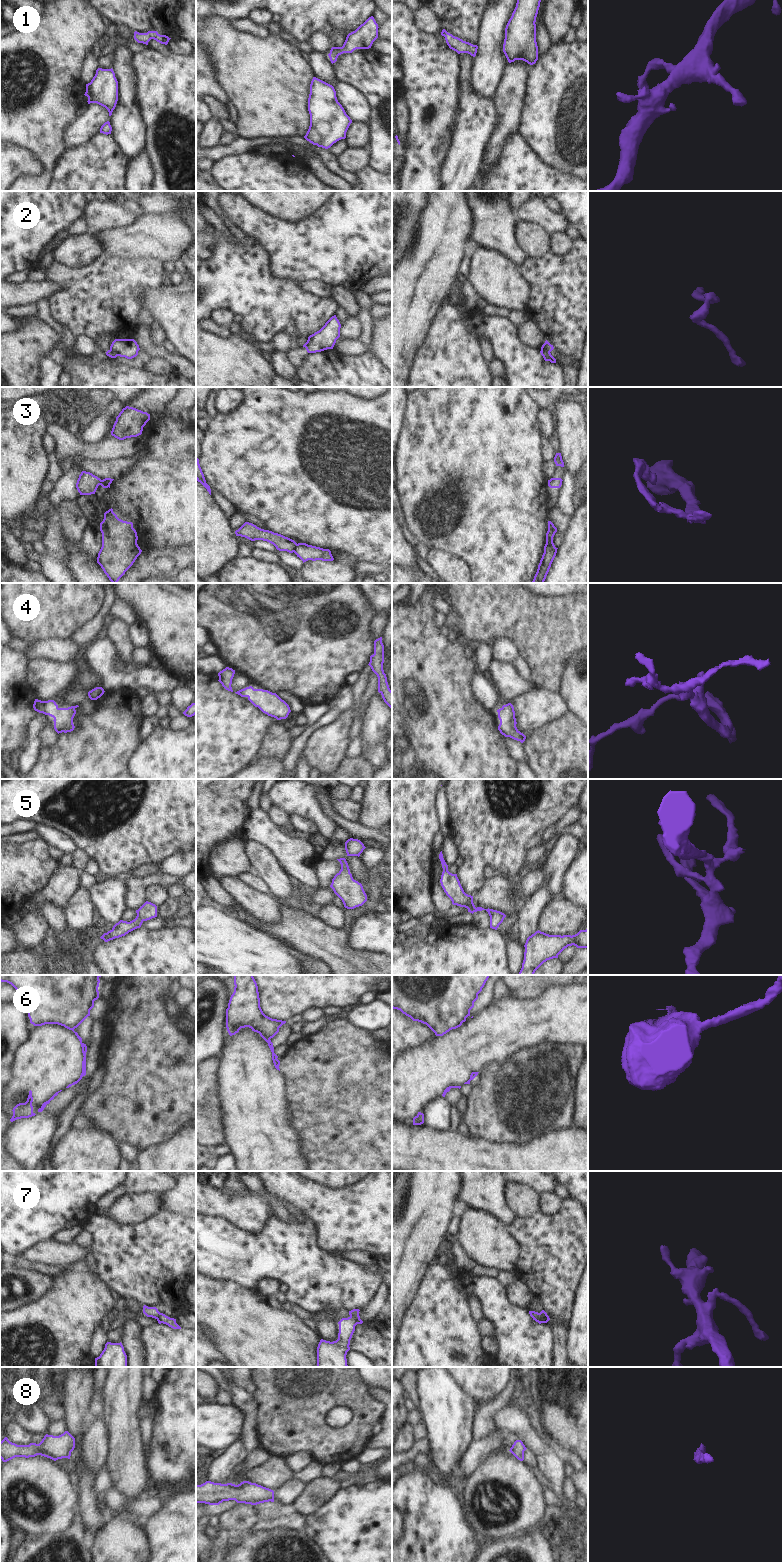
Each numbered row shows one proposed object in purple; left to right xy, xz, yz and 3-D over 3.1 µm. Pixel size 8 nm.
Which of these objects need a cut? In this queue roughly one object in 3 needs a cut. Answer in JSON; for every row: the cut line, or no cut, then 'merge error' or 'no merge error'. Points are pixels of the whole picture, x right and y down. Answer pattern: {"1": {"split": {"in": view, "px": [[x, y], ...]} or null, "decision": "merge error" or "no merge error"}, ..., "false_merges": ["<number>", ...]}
{"1": {"split": null, "decision": "no merge error"}, "2": {"split": {"in": "yz", "px": [[541, 349], [549, 352]]}, "decision": "merge error"}, "3": {"split": {"in": "xz", "px": [[297, 544], [293, 551]]}, "decision": "merge error"}, "4": {"split": null, "decision": "no merge error"}, "5": {"split": null, "decision": "no merge error"}, "6": {"split": {"in": "xy", "px": [[67, 1028], [73, 1029]]}, "decision": "merge error"}, "7": {"split": {"in": "xz", "px": [[350, 1316], [357, 1323]]}, "decision": "merge error"}, "8": {"split": null, "decision": "no merge error"}, "false_merges": ["2", "3", "6", "7"]}

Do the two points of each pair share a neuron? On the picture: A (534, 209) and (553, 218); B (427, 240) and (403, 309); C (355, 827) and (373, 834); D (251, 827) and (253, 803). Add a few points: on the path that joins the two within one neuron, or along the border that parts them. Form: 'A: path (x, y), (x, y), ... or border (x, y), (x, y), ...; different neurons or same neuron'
A: path (539, 213), (548, 218); same neuron
B: path (426, 257), (420, 271), (413, 278), (411, 292); same neuron
C: path (359, 830), (369, 833); same neuron
D: border (258, 807), (250, 810); different neurons

